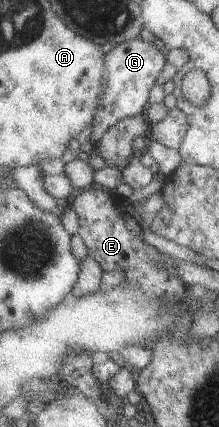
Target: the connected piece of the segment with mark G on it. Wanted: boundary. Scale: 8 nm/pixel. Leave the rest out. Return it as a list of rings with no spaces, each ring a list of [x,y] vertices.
[[[143,38],[127,41],[115,46],[108,57],[108,71],[105,72],[105,96],[101,96],[100,111],[93,123],[93,143],[98,145],[111,128],[119,124],[125,118],[137,116],[146,112],[149,107],[149,99],[153,88],[157,86],[157,78],[163,75],[165,66],[169,63],[168,56],[155,44],[149,43]]]

